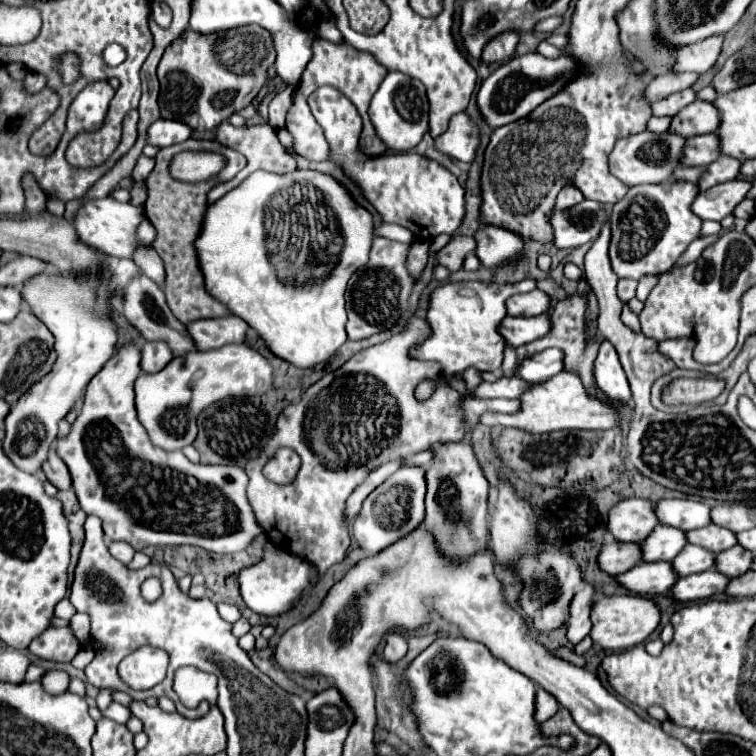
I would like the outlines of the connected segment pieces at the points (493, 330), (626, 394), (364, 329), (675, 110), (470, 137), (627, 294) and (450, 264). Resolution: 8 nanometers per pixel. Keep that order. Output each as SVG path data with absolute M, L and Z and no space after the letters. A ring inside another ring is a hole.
M527 278L517 284L485 284L485 282L447 282L431 294L431 308L427 322L433 328L433 336L421 346L411 350L413 358L441 362L445 374L461 374L467 366L475 366L481 372L499 370L503 364L507 342L499 334L501 320L507 316L505 302L529 290L535 290L537 282Z
M603 340L599 346L599 354L595 360L595 380L599 390L611 402L627 404L631 400L631 390L623 366L617 358L617 350L613 350L613 344L609 340Z
M383 236L373 240L373 248L369 254L367 270L363 270L361 278L351 278L345 298L347 298L347 336L349 340L363 340L385 330L391 330L399 318L409 310L409 296L415 286L415 278L407 270L407 254L409 244L395 242ZM367 278L367 280L365 280Z
M693 88L677 92L677 94L671 94L669 98L653 102L653 114L655 116L673 116L673 114L679 114L693 100L697 100L697 94L695 94Z
M465 112L451 118L445 134L435 138L435 148L459 162L473 162L479 146L479 130L473 126Z
M621 278L619 284L617 284L617 294L623 302L631 300L635 296L635 288L637 288L637 282L635 280L629 280L629 278Z
M453 236L449 240L449 244L439 252L439 264L447 266L451 272L457 272L463 268L463 262L465 262L465 256L469 252L473 252L477 246L475 238L471 236Z

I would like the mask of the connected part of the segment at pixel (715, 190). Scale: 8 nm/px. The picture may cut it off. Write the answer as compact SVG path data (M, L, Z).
M735 178L701 192L691 208L701 220L721 222L727 214L733 214L735 206L747 196L749 190L751 182L747 178Z

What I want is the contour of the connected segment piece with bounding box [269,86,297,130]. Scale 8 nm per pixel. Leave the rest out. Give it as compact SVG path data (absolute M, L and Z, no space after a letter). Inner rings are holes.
M287 86L283 92L275 94L275 98L271 100L269 104L269 124L273 128L283 128L285 126L285 114L287 110L293 106L293 100L295 100L295 94L297 94L297 86Z

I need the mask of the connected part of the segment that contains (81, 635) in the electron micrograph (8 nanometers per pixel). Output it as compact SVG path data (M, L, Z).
M75 614L71 618L69 628L73 630L73 634L81 642L81 646L85 646L89 640L89 618L87 618L87 614Z

